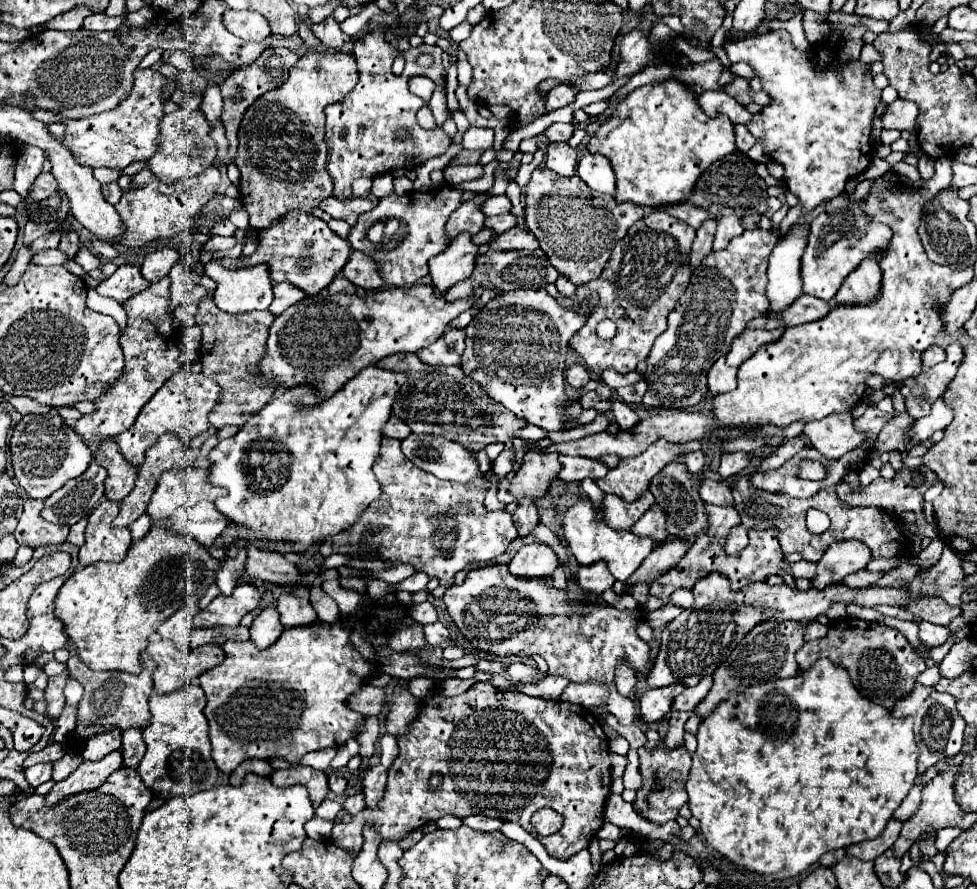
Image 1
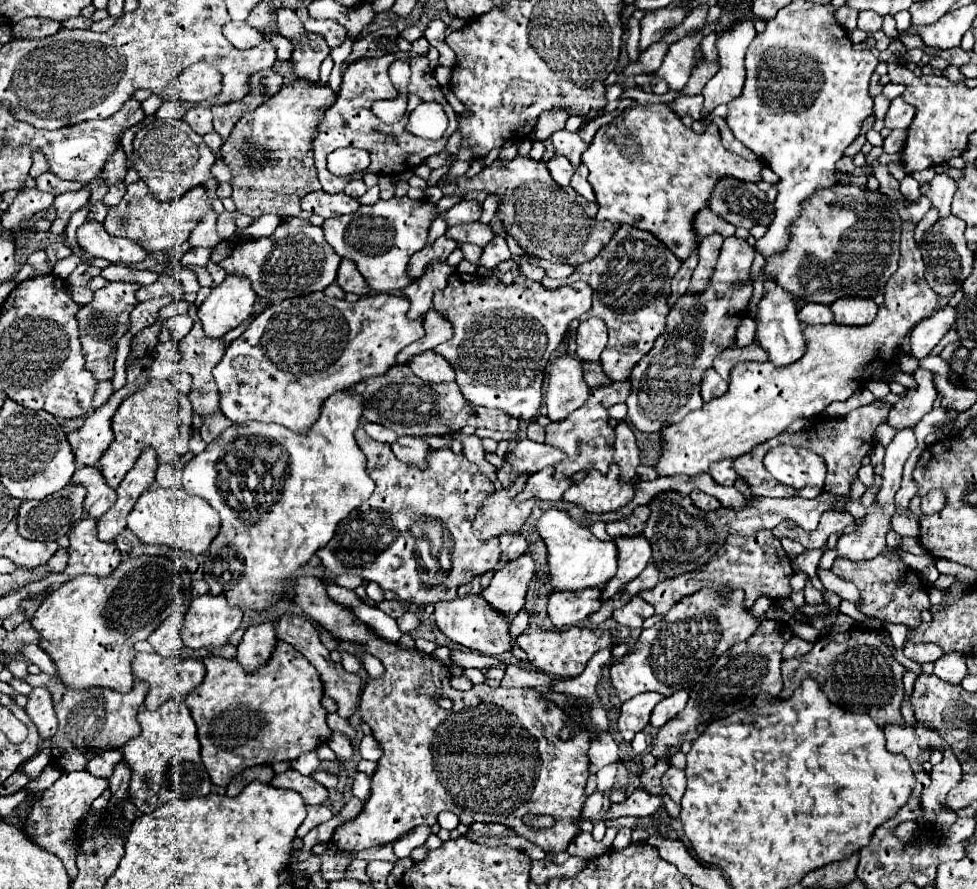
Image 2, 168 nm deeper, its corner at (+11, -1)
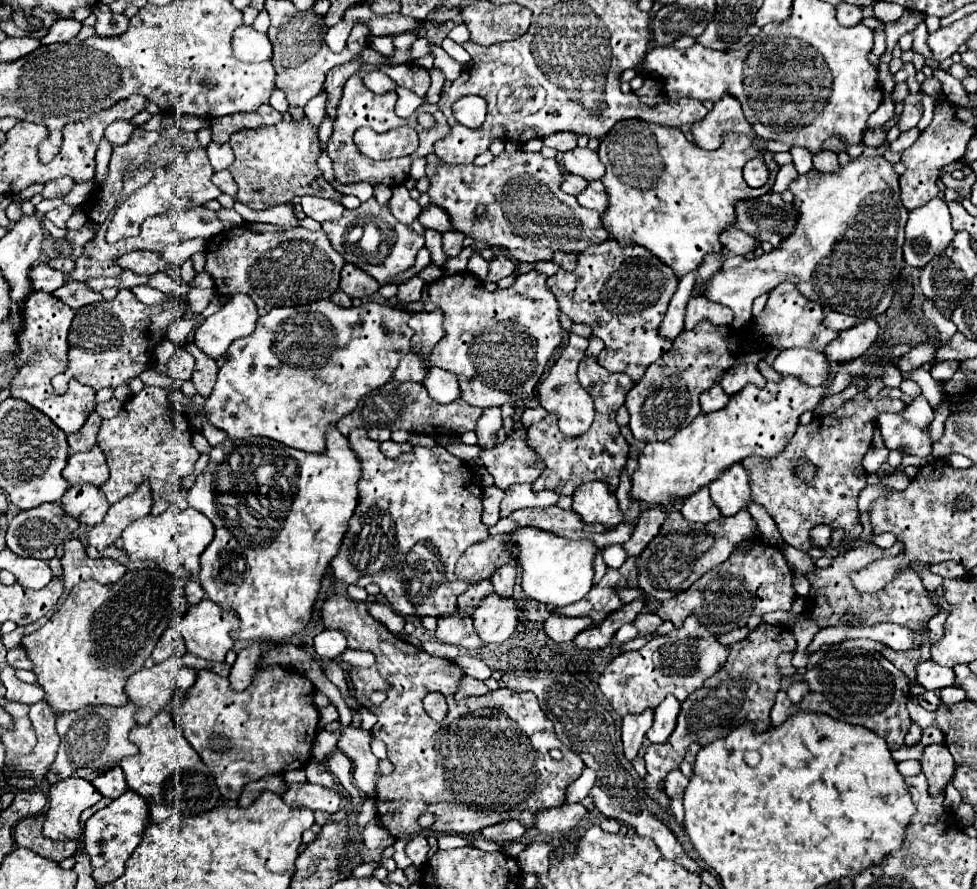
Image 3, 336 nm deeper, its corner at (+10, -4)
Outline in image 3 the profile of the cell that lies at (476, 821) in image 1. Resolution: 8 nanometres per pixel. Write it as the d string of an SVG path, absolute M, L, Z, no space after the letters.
M508 820L508 822L500 822L496 826L488 826L482 830L482 836L486 840L498 842L498 844L508 844L518 840L526 830L522 828L522 824L518 820Z

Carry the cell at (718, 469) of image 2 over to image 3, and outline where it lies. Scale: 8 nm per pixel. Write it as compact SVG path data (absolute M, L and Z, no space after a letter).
M732 464L722 472L710 488L710 498L712 502L720 508L724 516L736 514L740 508L748 506L750 500L750 488L748 488L748 474L742 468L742 464Z

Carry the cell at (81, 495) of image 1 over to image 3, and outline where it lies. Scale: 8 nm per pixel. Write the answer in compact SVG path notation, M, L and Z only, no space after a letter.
M60 502L40 504L38 508L22 510L10 520L10 526L6 532L6 544L12 552L20 556L50 560L56 556L56 546L62 544L76 528L78 528L78 520L74 520L74 516L66 516L66 512L62 512Z

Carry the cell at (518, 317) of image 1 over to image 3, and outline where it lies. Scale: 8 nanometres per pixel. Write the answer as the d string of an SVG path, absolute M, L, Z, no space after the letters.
M538 272L520 274L516 282L506 290L488 292L472 274L454 274L430 284L424 310L431 312L442 308L446 336L434 346L430 364L456 374L460 384L460 398L476 408L492 408L510 404L514 408L524 406L526 398L534 396L538 380L544 374L546 362L562 342L562 324L558 320L560 306L554 294L546 288L546 276Z

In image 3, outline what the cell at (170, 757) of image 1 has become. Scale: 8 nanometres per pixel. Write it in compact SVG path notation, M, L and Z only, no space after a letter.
M162 710L160 714L156 714L154 720L150 720L150 724L146 726L134 726L130 730L130 740L140 748L140 752L122 760L120 768L124 770L128 788L138 792L146 800L150 818L154 822L166 820L168 812L200 814L212 810L218 804L220 794L214 784L212 772L188 744L170 710Z

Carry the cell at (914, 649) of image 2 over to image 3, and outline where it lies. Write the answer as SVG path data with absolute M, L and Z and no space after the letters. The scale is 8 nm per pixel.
M922 660L916 666L916 682L924 686L926 690L934 688L946 688L954 684L954 672L952 668L940 666L934 660Z

